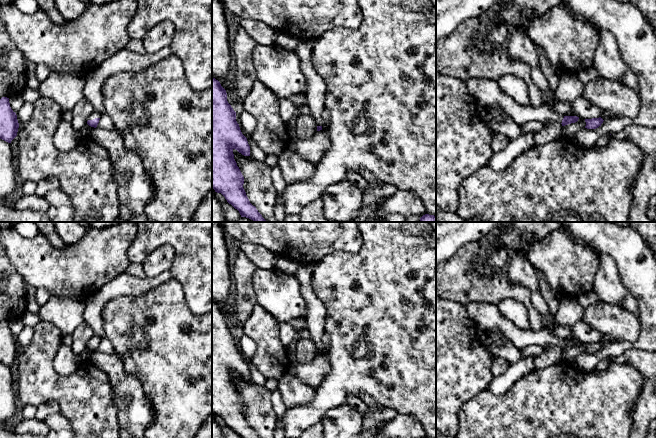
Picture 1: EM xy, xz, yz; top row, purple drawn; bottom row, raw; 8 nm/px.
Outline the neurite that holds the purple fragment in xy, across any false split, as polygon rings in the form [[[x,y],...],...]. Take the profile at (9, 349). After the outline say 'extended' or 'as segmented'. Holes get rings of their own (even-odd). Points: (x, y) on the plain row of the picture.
[[[9,322],[0,323],[0,363],[11,367],[17,360],[19,347],[16,337],[11,333]]] | as segmented

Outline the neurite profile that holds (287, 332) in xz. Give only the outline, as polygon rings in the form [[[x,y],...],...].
[[[283,322],[279,325],[280,330],[280,340],[285,347],[288,347],[289,344],[295,338],[295,328],[289,324],[289,322]]]

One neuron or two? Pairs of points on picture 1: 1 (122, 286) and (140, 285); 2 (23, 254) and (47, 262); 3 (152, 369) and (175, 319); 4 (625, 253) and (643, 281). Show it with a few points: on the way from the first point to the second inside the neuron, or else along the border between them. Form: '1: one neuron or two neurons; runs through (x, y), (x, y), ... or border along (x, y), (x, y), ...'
1: one neuron; runs through (126, 286), (136, 286)
2: one neuron; runs through (29, 256), (41, 262)
3: one neuron; runs through (153, 357), (158, 347), (158, 336), (163, 331)
4: one neuron; runs through (632, 260), (640, 274)

